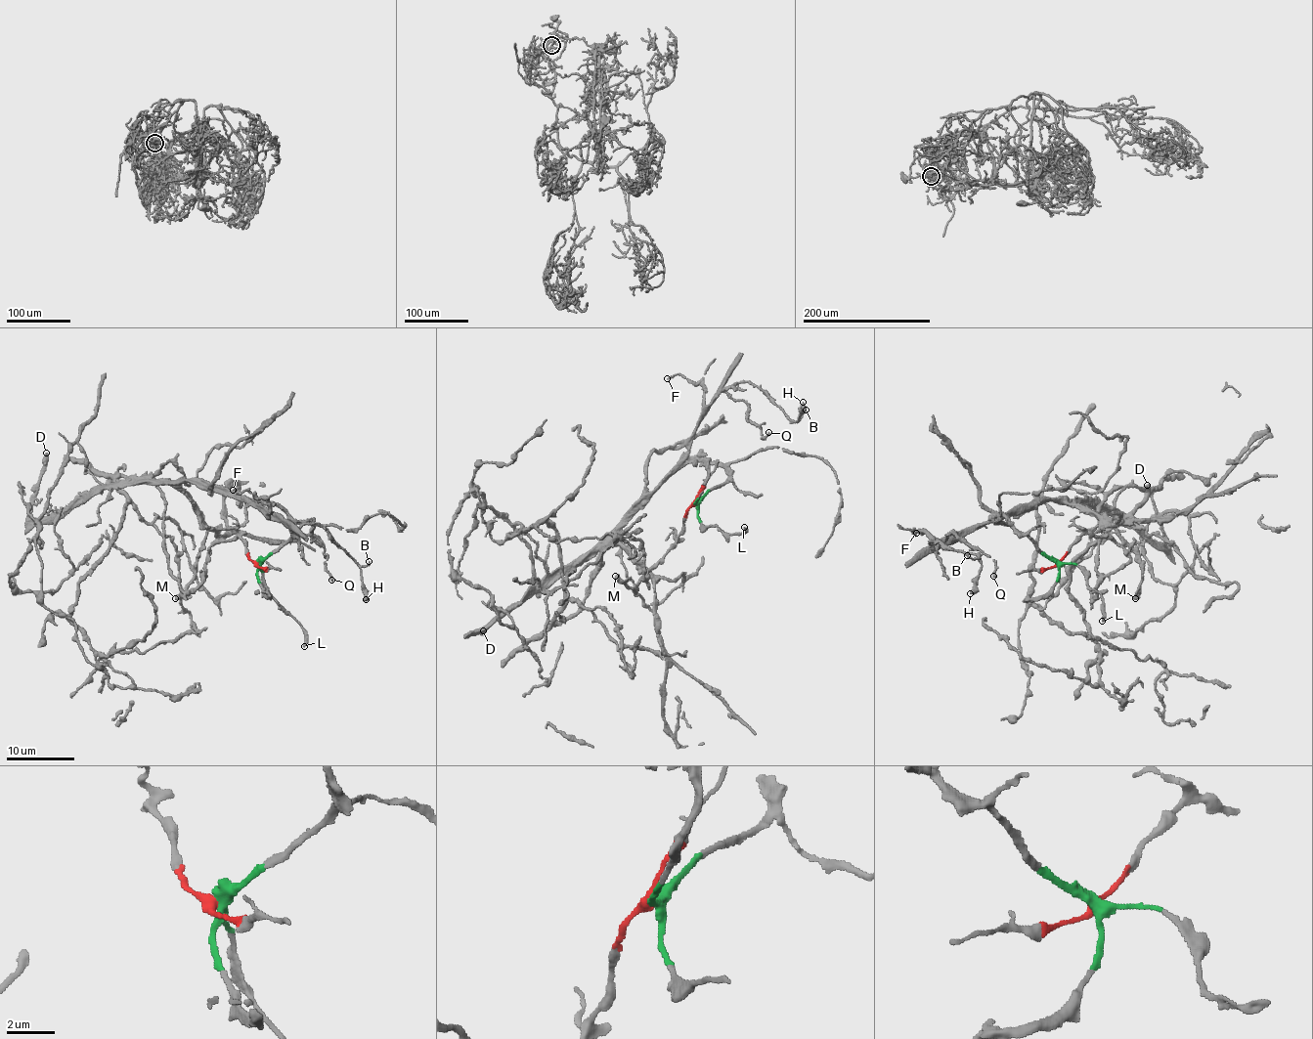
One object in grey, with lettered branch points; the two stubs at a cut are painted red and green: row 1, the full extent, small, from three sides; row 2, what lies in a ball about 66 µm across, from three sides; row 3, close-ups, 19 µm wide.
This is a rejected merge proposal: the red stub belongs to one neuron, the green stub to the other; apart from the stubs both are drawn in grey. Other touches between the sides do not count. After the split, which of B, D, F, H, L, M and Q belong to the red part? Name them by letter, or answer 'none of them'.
none of them

